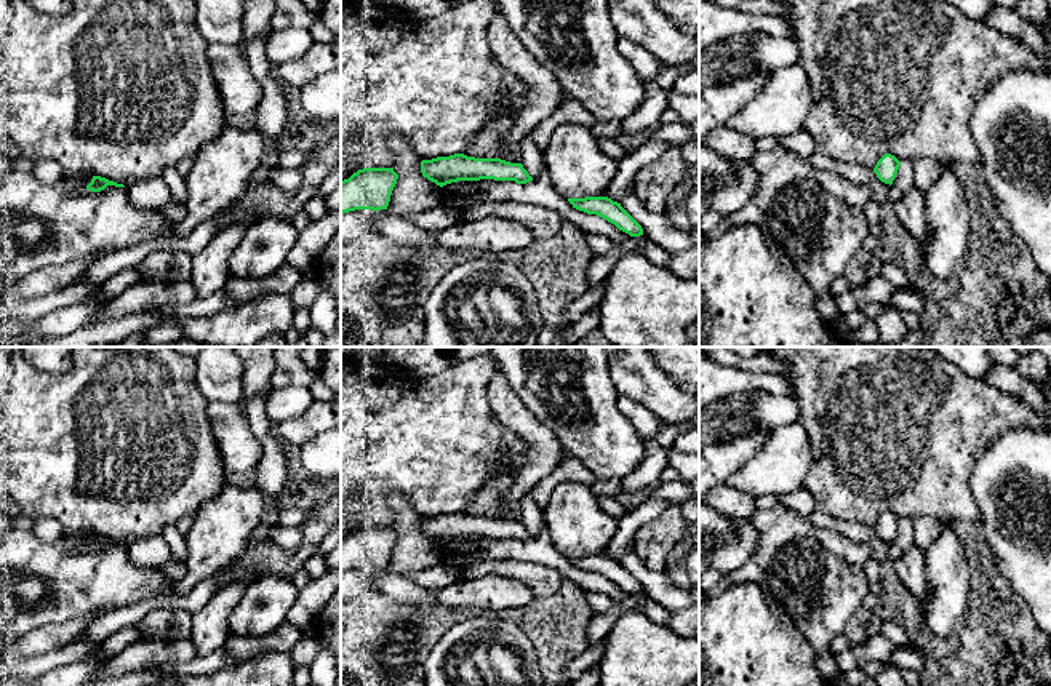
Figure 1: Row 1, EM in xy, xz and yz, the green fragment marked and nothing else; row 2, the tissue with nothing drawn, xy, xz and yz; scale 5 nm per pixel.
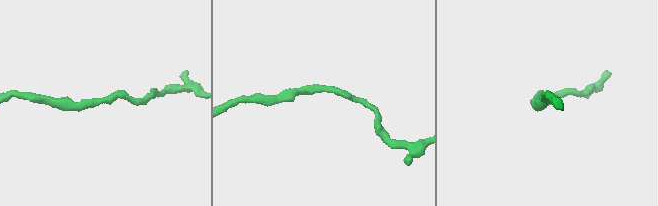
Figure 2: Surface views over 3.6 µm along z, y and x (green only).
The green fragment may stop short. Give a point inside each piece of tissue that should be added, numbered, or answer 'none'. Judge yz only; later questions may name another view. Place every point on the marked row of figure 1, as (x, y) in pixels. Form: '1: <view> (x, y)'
none

